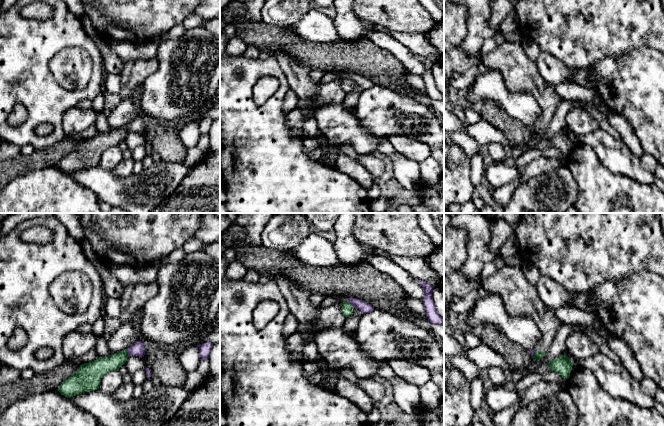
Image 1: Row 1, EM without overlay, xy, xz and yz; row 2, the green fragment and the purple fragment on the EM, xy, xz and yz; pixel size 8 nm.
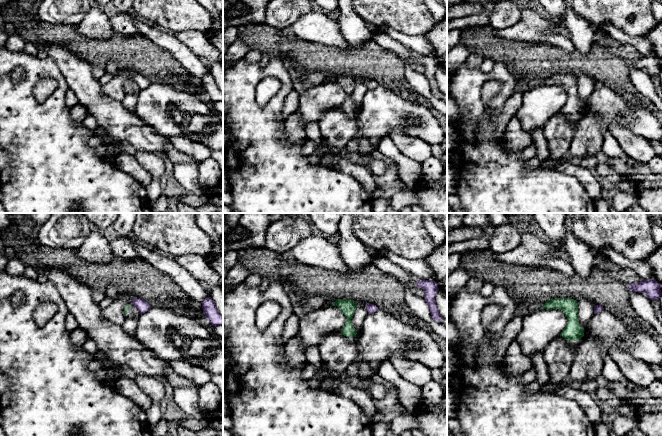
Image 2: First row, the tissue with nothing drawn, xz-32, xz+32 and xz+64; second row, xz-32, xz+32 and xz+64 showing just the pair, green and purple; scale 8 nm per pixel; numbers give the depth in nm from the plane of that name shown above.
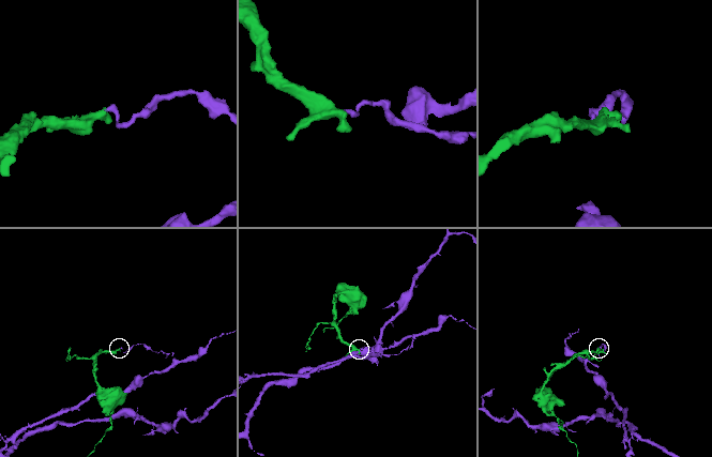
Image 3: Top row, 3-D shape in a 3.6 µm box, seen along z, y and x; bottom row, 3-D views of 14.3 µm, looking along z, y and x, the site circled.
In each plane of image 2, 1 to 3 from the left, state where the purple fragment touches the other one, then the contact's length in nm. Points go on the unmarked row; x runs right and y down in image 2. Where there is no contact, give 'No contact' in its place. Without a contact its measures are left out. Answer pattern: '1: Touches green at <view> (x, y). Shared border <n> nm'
1: No contact
2: Touches green at xz+32 (354, 78). Shared border 30 nm
3: No contact

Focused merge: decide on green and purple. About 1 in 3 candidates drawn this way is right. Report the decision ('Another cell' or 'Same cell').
Another cell

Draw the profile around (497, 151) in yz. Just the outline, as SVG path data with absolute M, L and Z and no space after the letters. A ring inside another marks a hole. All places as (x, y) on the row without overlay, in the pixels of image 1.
M490 143L487 147L489 154L495 162L502 162L508 157L503 145L501 144Z

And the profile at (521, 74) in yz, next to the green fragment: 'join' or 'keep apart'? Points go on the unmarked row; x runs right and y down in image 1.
join

